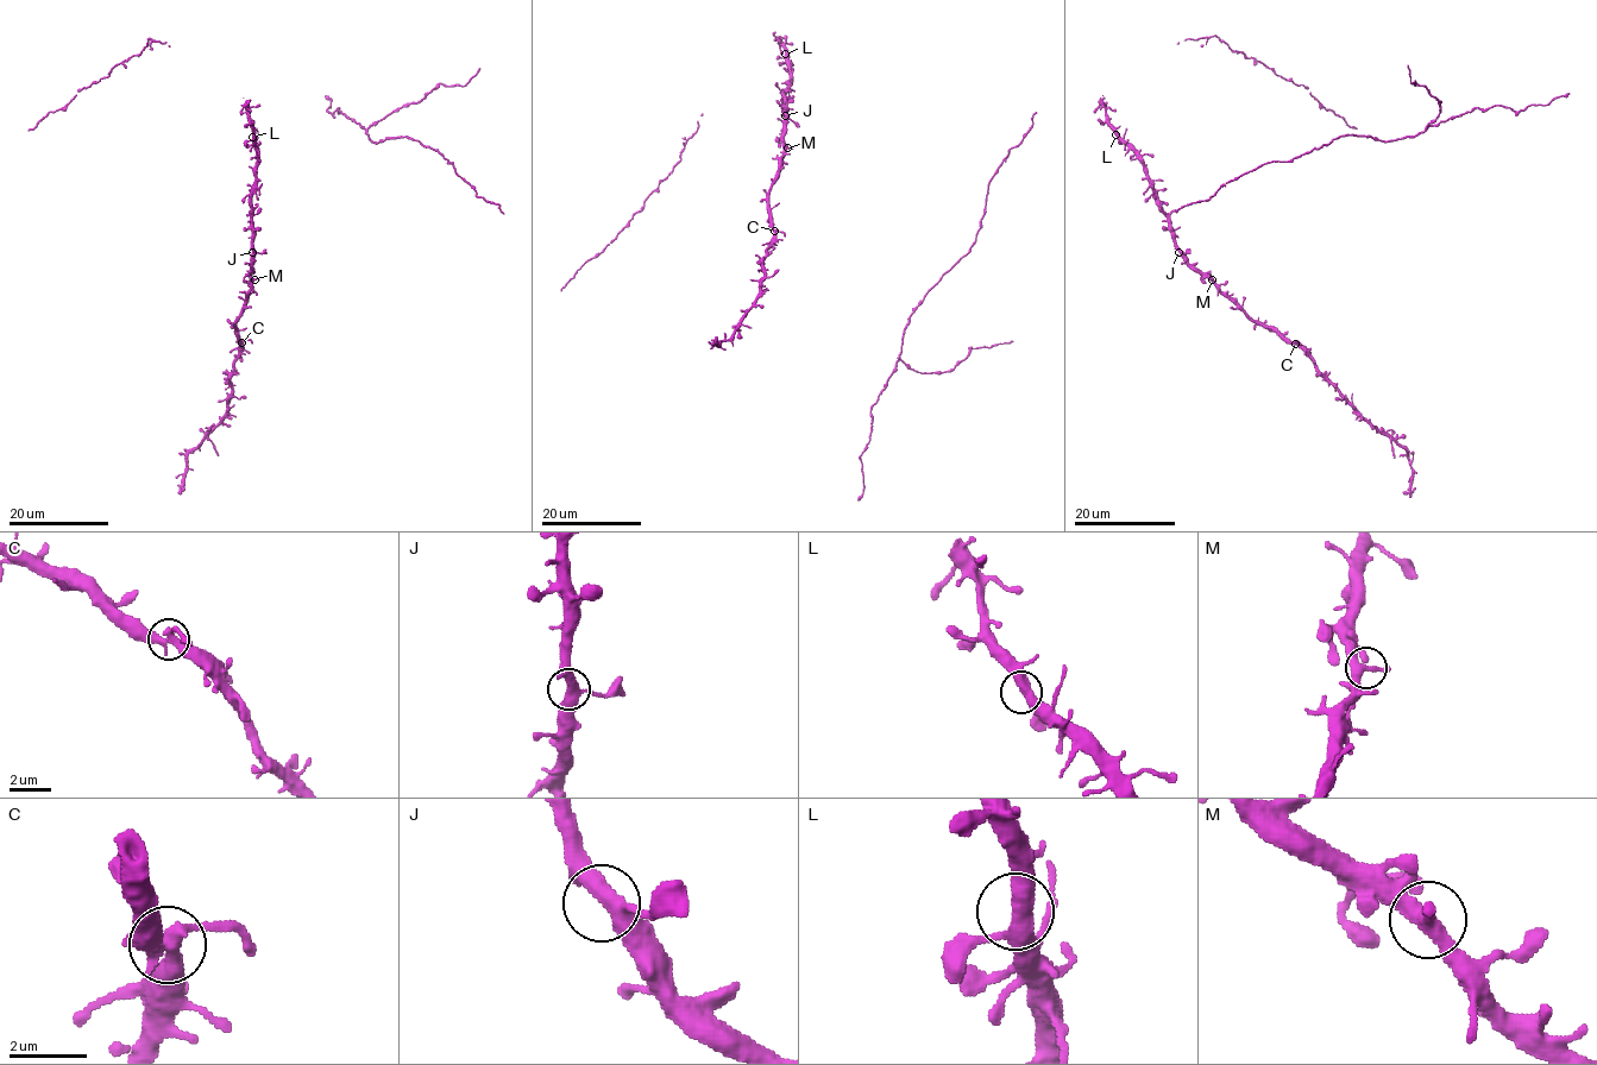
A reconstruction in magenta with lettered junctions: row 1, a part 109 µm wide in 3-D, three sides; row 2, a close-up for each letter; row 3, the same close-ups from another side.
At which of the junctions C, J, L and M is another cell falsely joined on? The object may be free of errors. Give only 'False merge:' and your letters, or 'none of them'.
False merge: none of them

